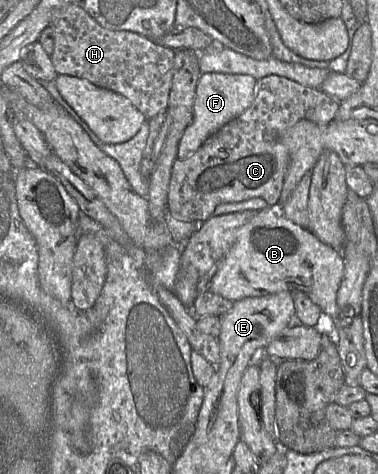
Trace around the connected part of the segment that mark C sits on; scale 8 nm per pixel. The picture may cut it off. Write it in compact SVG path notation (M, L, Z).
M278 75L258 79L254 100L244 112L209 136L188 158L176 159L173 163L168 191L169 214L181 221L204 222L223 203L259 197L269 206L277 204L289 163L287 149L280 139L281 134L302 119L317 124L329 123L334 120L339 106L340 101L328 96L320 88L304 86Z

